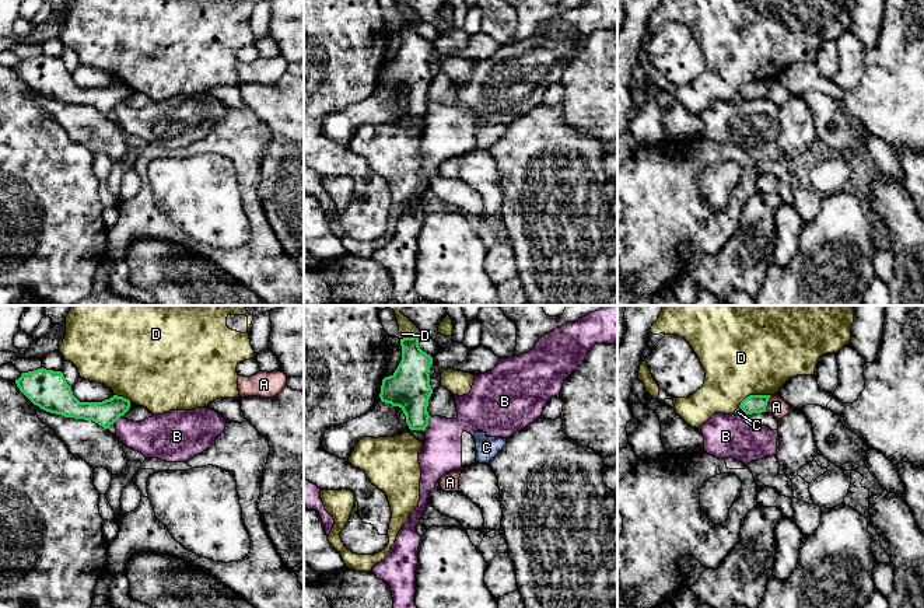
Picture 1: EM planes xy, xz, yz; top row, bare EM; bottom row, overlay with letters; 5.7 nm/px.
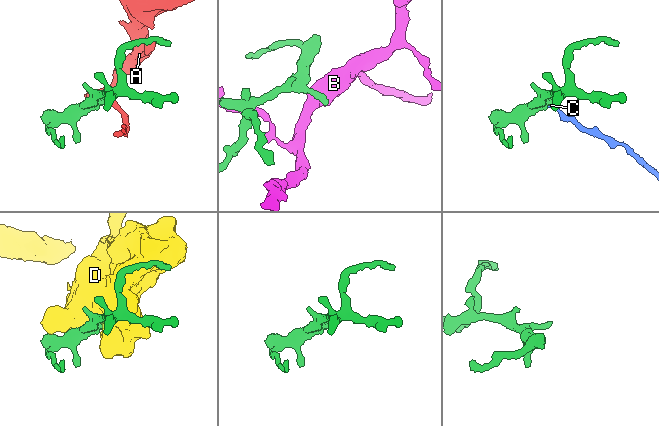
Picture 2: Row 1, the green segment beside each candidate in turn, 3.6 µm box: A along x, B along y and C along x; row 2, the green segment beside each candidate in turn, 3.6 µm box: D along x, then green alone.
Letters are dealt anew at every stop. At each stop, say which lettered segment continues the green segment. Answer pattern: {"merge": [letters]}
{"merge": []}

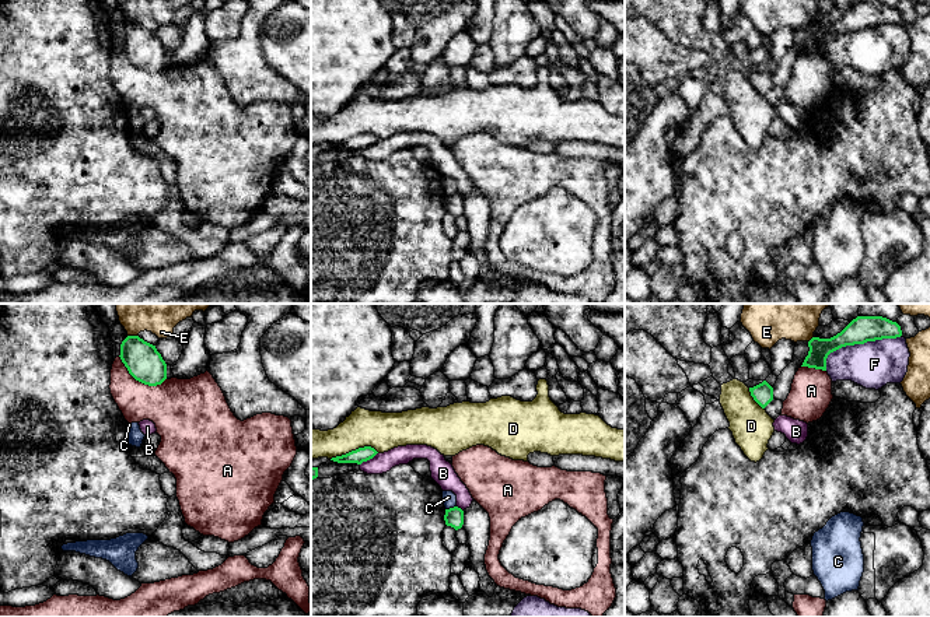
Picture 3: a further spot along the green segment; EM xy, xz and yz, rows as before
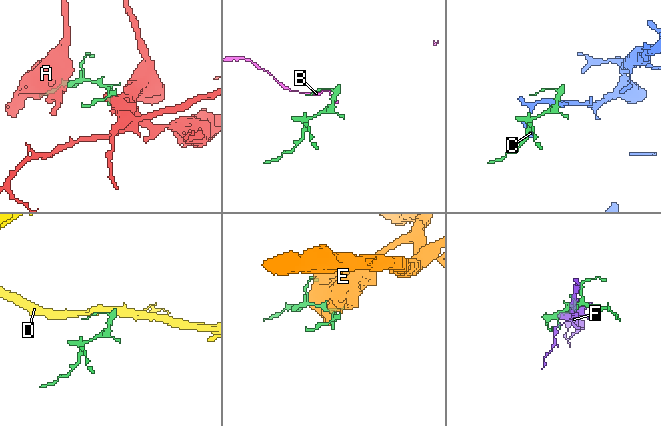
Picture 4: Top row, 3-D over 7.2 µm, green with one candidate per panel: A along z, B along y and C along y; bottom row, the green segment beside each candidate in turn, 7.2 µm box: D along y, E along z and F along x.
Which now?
{"merge": []}

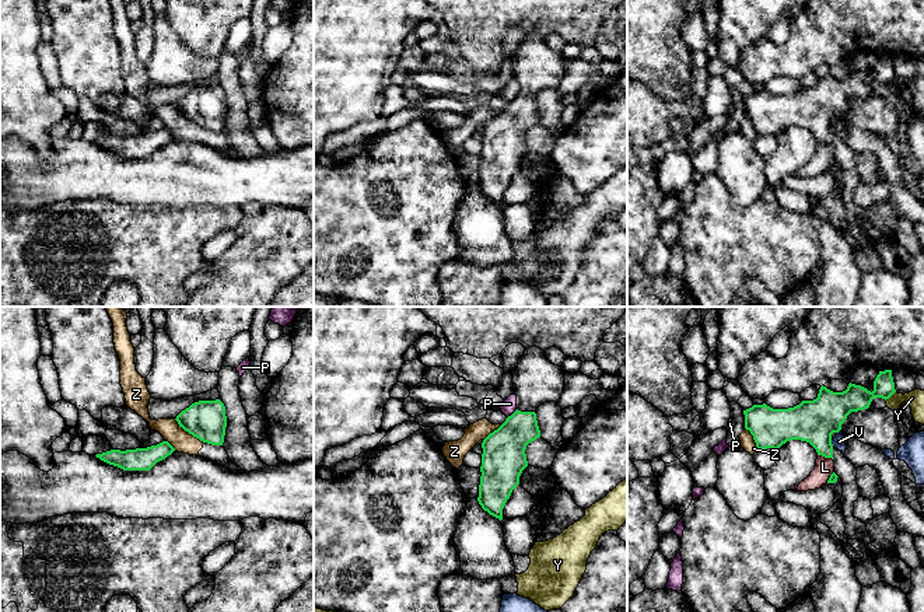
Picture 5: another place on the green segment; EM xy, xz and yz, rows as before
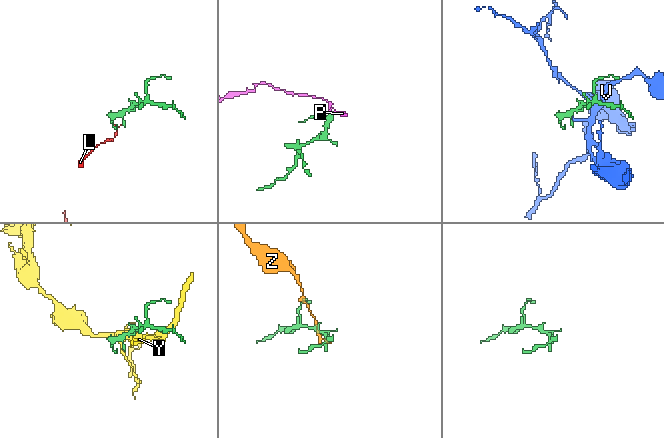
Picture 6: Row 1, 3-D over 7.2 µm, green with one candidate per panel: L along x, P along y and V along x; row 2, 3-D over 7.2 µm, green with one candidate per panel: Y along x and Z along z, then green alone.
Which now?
{"merge": []}

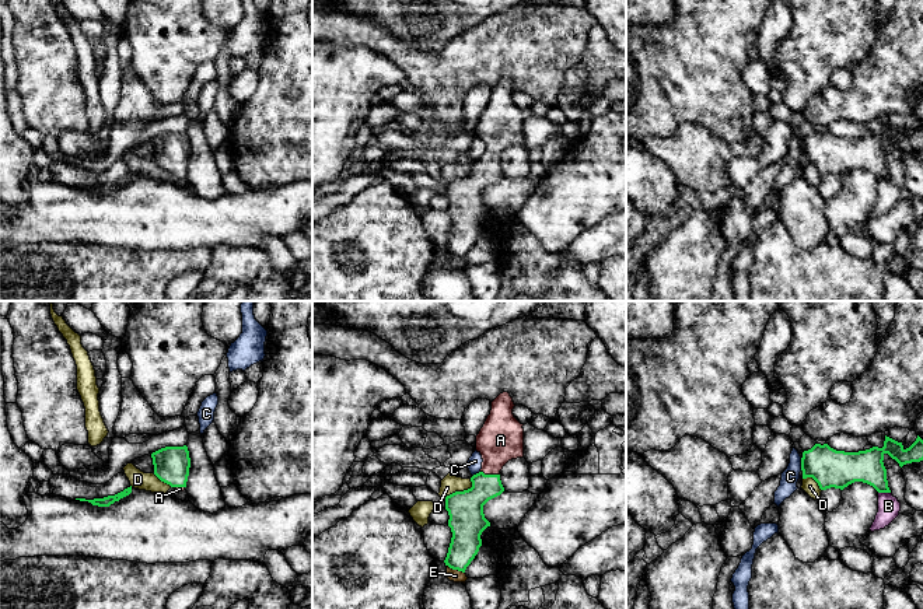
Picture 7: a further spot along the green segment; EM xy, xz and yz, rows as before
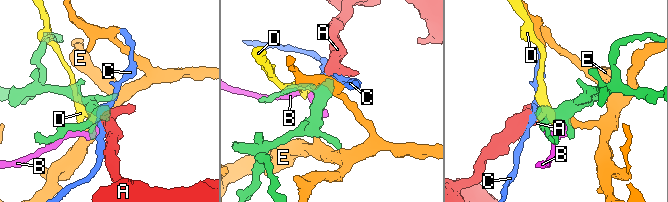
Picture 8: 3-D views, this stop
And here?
{"merge": ["A"]}

